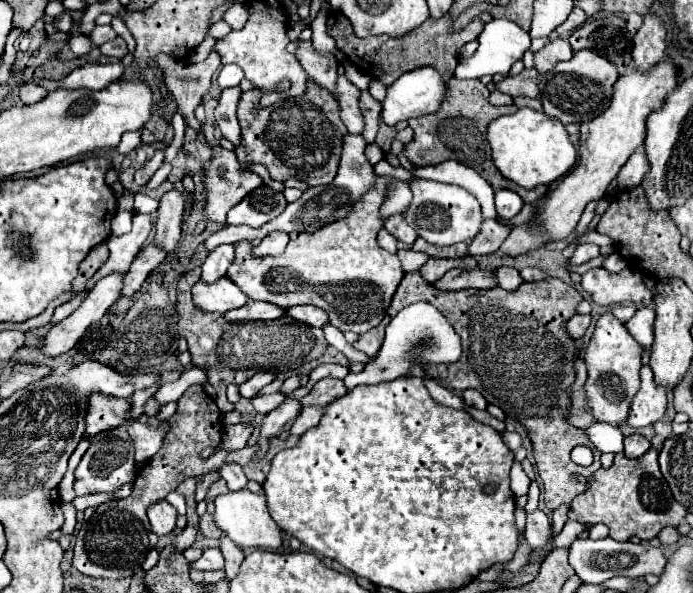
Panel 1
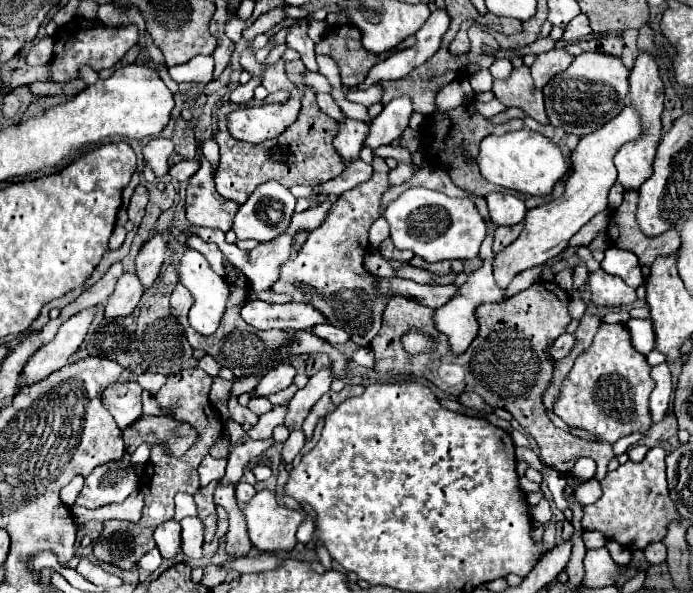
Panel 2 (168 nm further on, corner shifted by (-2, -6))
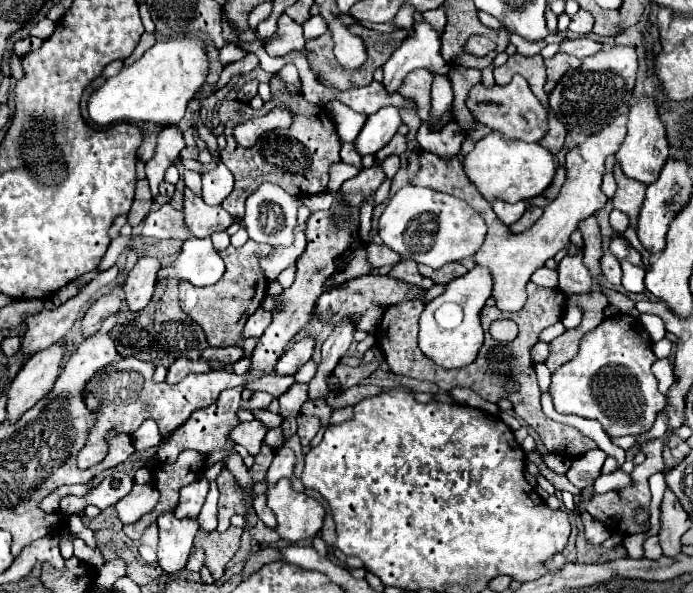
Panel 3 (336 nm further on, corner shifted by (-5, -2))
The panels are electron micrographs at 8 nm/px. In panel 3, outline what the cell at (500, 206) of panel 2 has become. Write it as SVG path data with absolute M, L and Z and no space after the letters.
M494 202L492 208L494 208L496 216L498 216L506 226L510 226L510 224L514 224L514 222L524 214L524 210L526 210L526 202L516 202L516 204Z

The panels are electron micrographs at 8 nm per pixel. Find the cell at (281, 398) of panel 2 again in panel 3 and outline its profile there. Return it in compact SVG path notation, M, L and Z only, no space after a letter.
M128 356L128 358L118 358L114 364L104 366L104 370L96 372L94 378L88 380L88 384L84 388L84 402L86 402L86 408L90 412L94 412L98 418L94 422L94 428L88 434L84 448L78 452L78 458L76 458L78 468L86 470L86 468L102 462L102 458L106 458L106 454L108 454L106 434L108 432L132 436L146 418L152 418L152 420L156 420L160 434L166 436L166 434L172 434L176 428L180 428L194 410L206 408L212 402L216 402L220 392L226 388L242 386L242 388L248 388L254 392L264 390L264 392L270 392L274 398L280 398L294 384L294 376L268 374L262 378L246 378L246 376L230 374L222 368L210 368L210 372L206 372L206 374L190 374L174 386L170 386L168 382L158 384L158 382L154 382L152 376L154 376L152 362L142 362L142 360L136 360L134 356Z

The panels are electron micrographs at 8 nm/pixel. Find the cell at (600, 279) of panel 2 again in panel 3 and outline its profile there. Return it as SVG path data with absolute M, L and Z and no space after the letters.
M606 250L604 256L602 256L602 274L606 276L606 280L614 286L620 286L620 280L622 280L622 268L620 268L620 260L610 252Z

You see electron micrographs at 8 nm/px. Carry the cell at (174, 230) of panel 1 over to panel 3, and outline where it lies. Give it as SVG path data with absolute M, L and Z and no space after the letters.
M138 258L136 266L128 272L128 280L124 284L126 304L132 312L140 312L148 306L154 294L154 278L160 270L160 262L156 258Z

